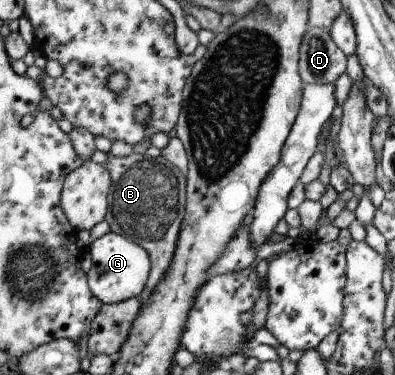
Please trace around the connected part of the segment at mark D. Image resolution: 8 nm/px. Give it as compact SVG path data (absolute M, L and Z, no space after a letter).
M307 26L299 46L297 67L304 85L333 83L346 68L346 56L334 44L327 29Z

